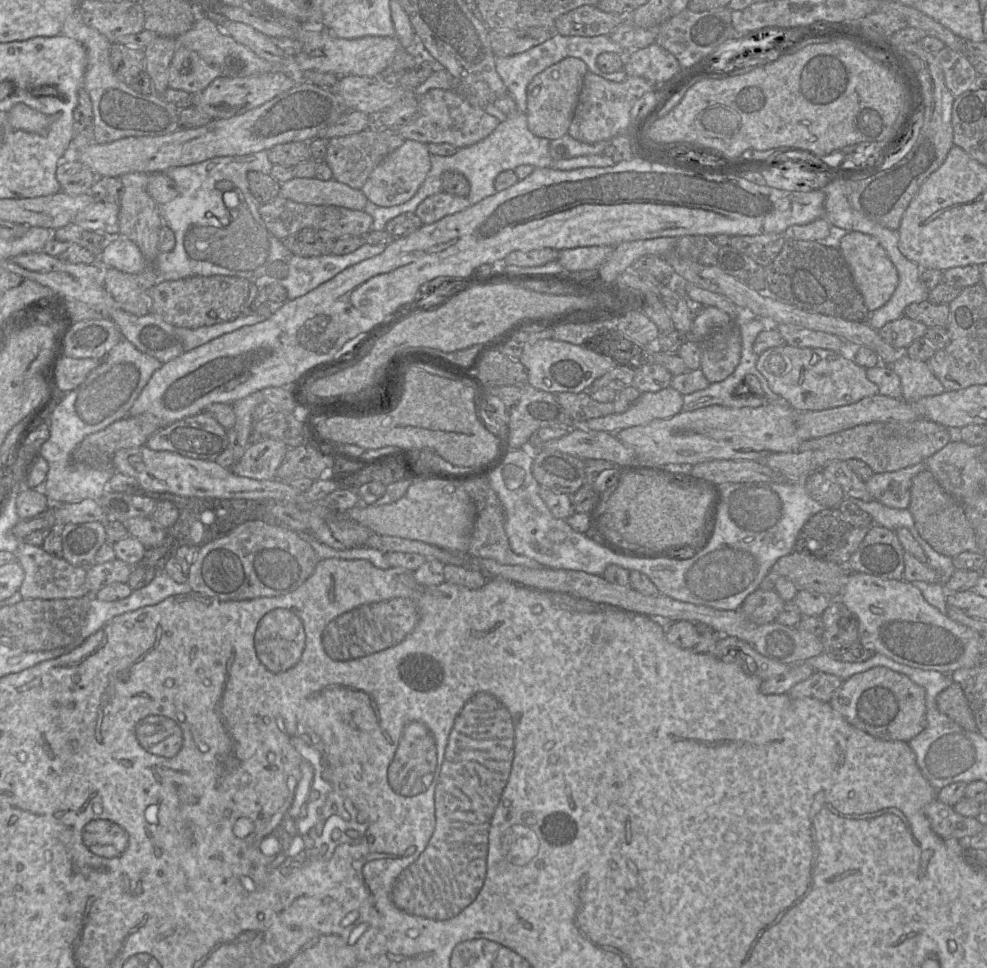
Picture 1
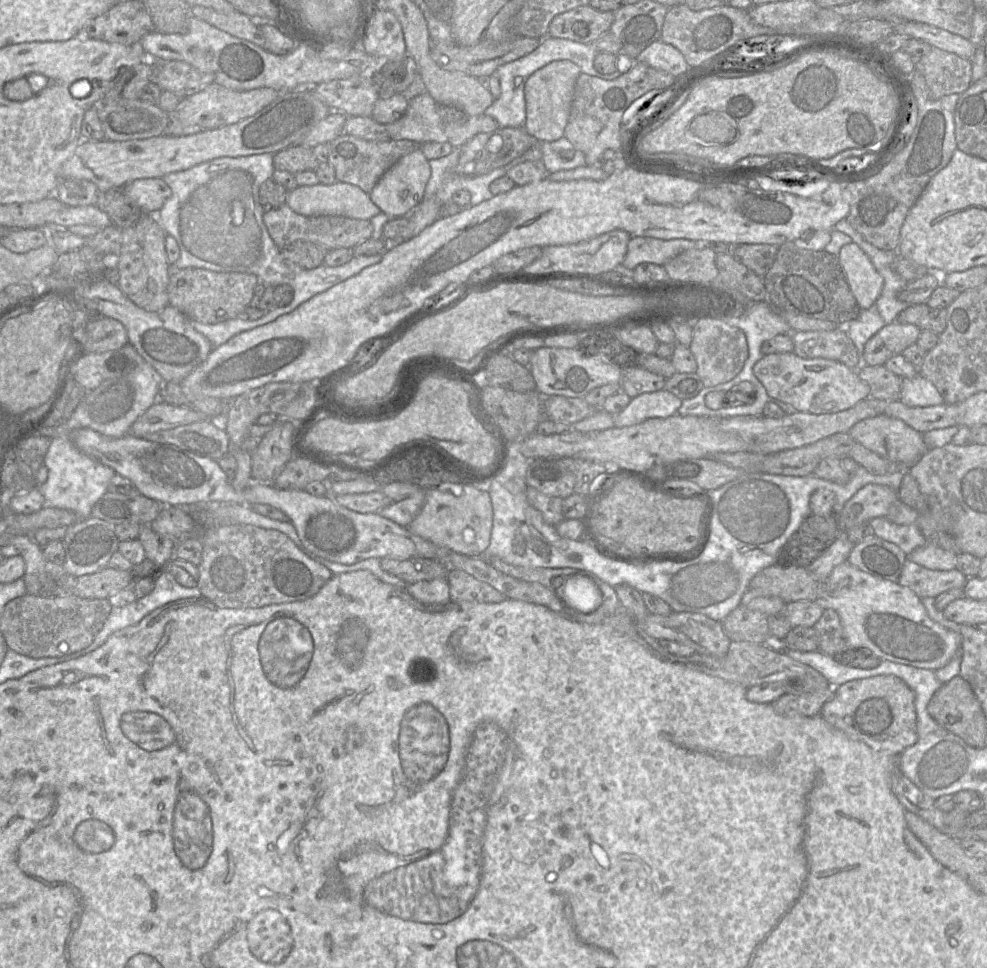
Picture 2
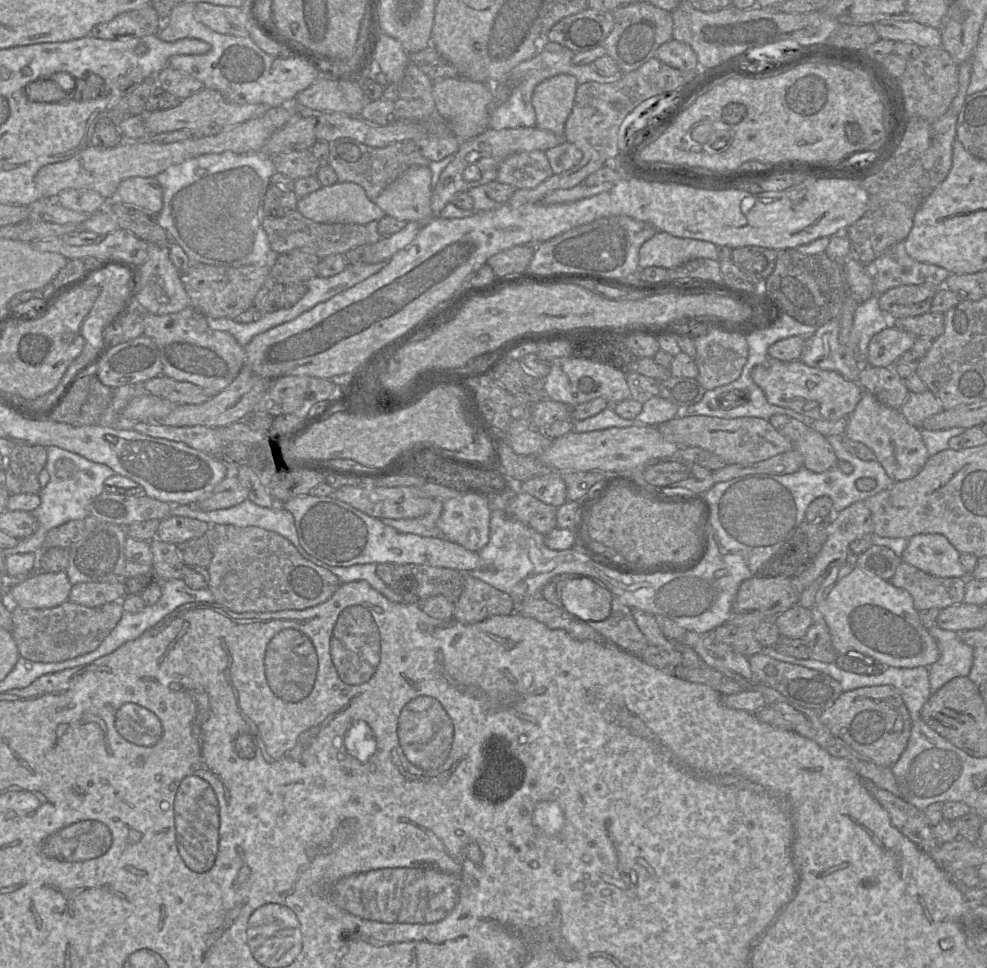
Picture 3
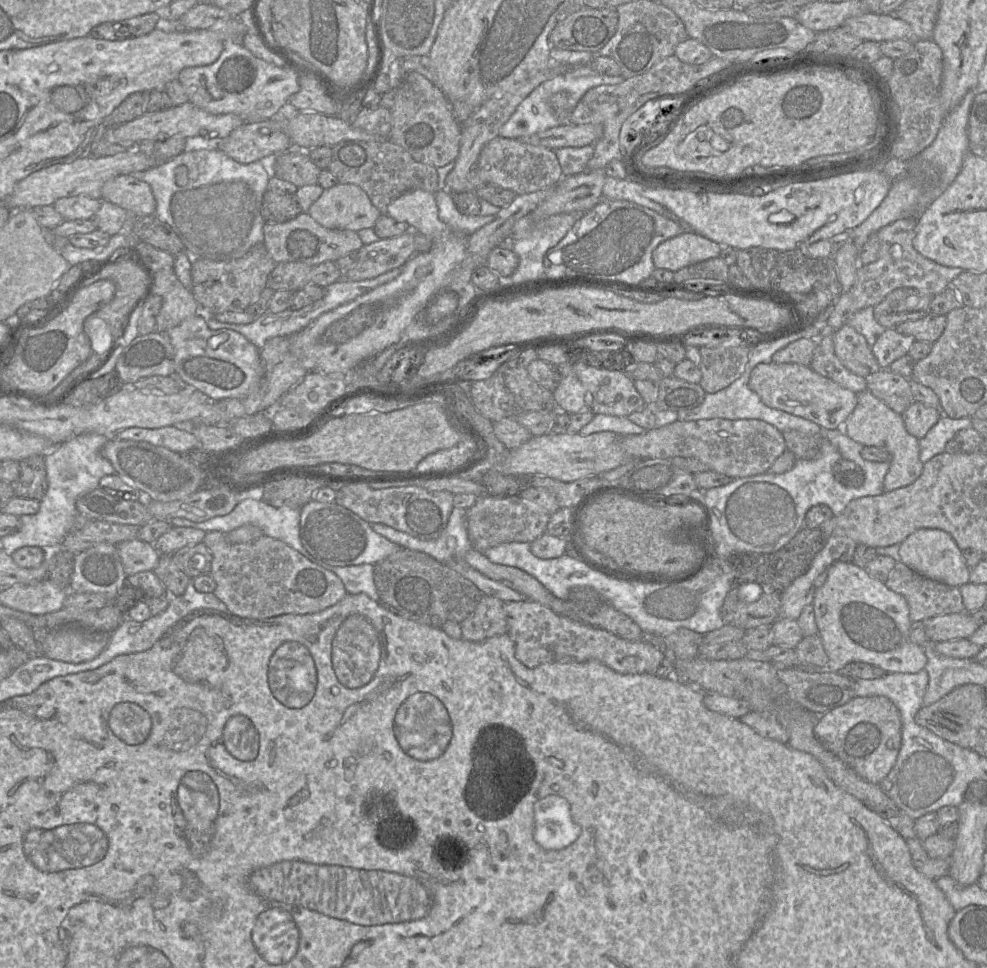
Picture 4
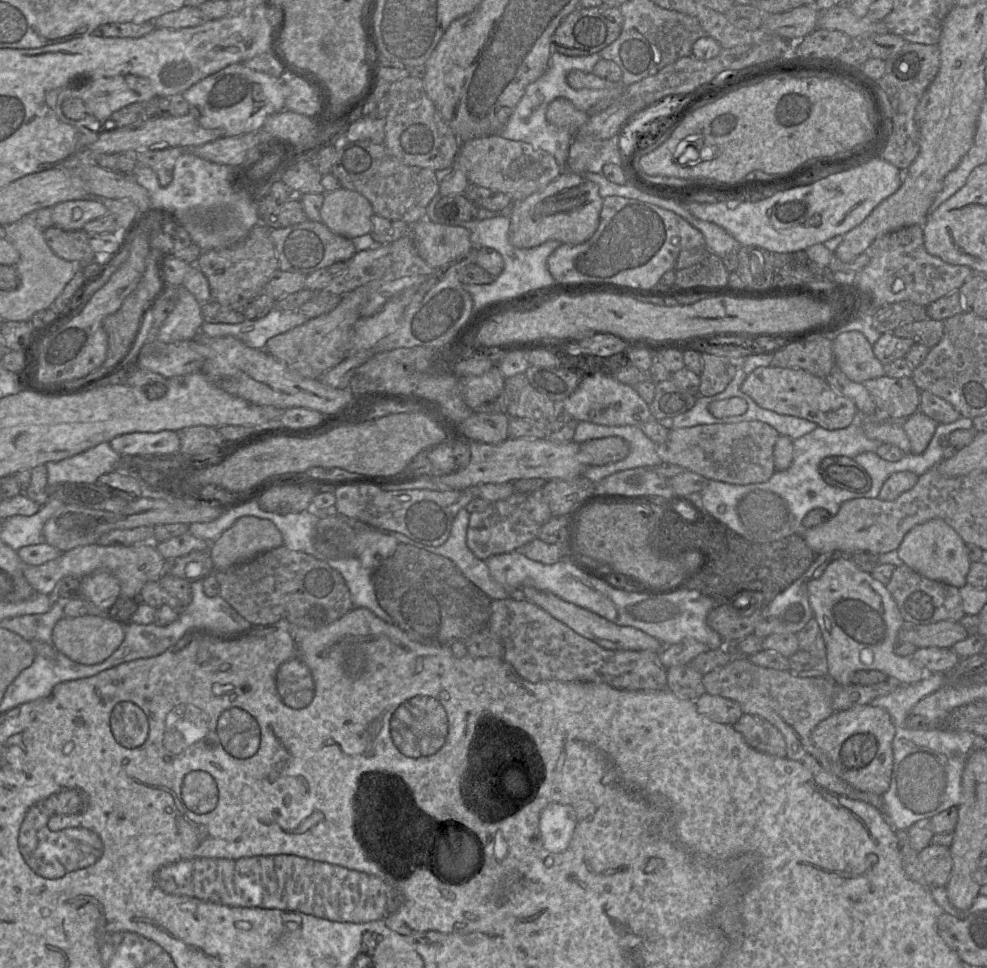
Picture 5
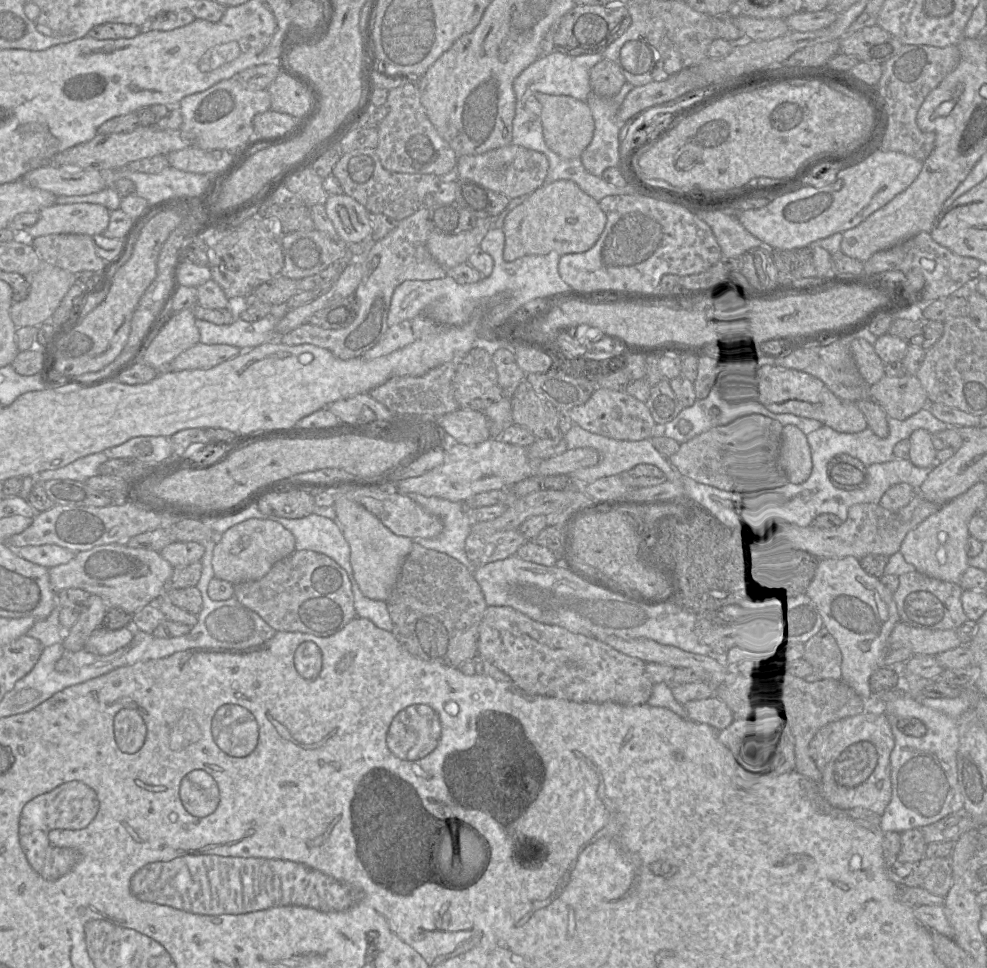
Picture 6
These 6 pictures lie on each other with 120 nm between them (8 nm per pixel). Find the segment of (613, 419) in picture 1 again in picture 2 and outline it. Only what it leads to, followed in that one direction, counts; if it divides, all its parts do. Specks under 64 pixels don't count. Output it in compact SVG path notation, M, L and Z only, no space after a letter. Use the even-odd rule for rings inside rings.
M665 389L643 393L632 398L618 415L613 415L614 427L633 426L650 418L667 418L678 414L681 404L680 398Z

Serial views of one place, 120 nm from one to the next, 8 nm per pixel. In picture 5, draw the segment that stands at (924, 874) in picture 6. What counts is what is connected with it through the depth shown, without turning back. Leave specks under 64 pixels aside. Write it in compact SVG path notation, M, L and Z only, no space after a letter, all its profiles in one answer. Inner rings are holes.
M930 843L919 852L919 861L929 887L946 887L952 870L950 848Z

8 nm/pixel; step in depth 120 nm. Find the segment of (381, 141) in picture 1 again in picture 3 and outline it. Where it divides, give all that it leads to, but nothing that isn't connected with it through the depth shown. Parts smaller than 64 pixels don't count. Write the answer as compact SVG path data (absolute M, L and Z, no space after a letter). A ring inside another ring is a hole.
M339 138L329 142L328 165L334 170L338 182L353 182L358 184L364 189L368 199L372 202L375 202L380 193L410 166L429 166L430 162L431 161L429 159L422 155L414 141L396 142L381 148L364 145L349 138Z

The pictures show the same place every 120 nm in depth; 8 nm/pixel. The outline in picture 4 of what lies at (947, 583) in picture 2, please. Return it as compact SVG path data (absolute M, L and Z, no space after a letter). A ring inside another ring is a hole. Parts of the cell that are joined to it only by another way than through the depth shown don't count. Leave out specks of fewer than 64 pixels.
M896 563L884 583L906 599L912 623L964 611L959 587L928 579L904 563Z

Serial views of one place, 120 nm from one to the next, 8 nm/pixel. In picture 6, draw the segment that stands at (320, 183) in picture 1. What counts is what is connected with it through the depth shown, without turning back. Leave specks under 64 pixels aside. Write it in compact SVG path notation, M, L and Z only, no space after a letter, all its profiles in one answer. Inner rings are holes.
M345 193L329 194L325 210L343 243L354 244L370 238L368 211L352 197Z

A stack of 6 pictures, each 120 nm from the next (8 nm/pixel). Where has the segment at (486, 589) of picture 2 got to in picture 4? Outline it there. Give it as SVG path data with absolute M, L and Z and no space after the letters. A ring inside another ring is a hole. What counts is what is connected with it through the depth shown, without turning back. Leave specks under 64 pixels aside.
M483 595L475 610L460 623L463 639L481 642L508 633L504 601Z

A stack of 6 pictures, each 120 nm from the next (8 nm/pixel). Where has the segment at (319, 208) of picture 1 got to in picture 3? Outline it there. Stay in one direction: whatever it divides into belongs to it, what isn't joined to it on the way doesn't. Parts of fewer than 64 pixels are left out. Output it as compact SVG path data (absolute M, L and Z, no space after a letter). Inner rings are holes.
M298 211L288 212L283 217L264 217L262 227L267 234L270 248L274 255L283 254L293 249L312 250L320 259L333 254L344 254L348 250L367 243L367 229L362 224L317 223L302 216Z

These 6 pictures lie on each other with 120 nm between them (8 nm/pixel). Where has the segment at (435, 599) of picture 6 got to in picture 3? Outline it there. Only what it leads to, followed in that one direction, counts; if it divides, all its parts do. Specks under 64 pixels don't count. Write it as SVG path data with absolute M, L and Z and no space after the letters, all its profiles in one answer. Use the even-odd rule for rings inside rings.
M380 563L376 573L402 597L403 603L418 604L435 595L443 595L455 603L465 583L459 570L429 565Z

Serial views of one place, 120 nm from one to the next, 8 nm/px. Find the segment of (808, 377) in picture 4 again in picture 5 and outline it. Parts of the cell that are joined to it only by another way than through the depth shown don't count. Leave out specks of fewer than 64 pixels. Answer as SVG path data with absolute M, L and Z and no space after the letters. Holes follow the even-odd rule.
M758 367L746 377L741 390L764 409L806 419L827 430L846 428L858 418L858 409L850 399L837 393L826 379L821 379L799 368Z

